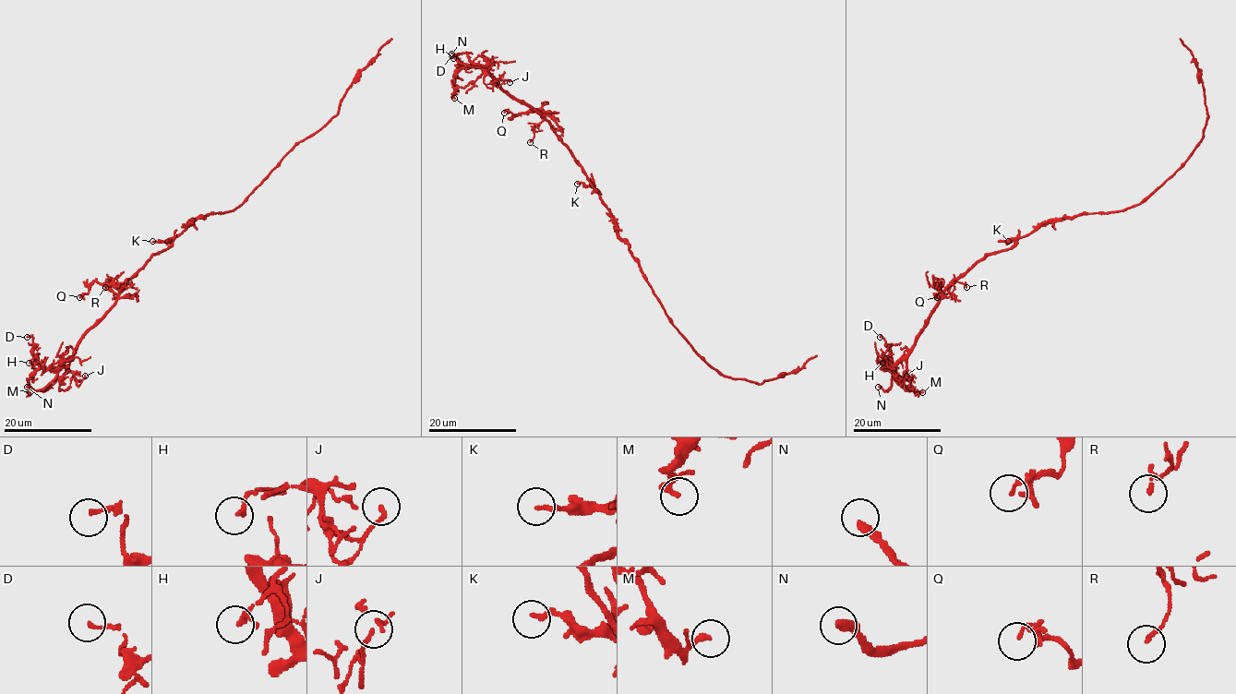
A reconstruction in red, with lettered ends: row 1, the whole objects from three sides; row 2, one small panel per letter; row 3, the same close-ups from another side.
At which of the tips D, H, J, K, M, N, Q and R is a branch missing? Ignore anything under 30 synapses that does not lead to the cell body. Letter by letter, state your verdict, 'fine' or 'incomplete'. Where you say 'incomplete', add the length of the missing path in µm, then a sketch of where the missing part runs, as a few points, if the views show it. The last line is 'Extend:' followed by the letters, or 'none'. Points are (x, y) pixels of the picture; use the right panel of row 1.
D: fine
H: fine
J: fine
K: fine
M: fine
N: incomplete | 40 µm
Q: fine
R: fine
Extend: N

